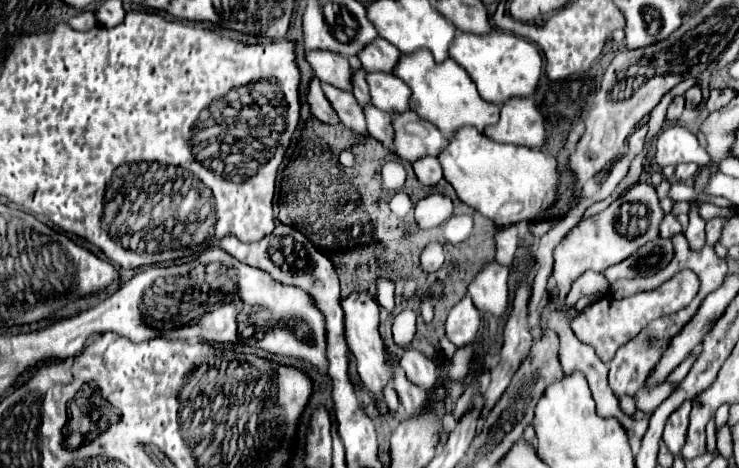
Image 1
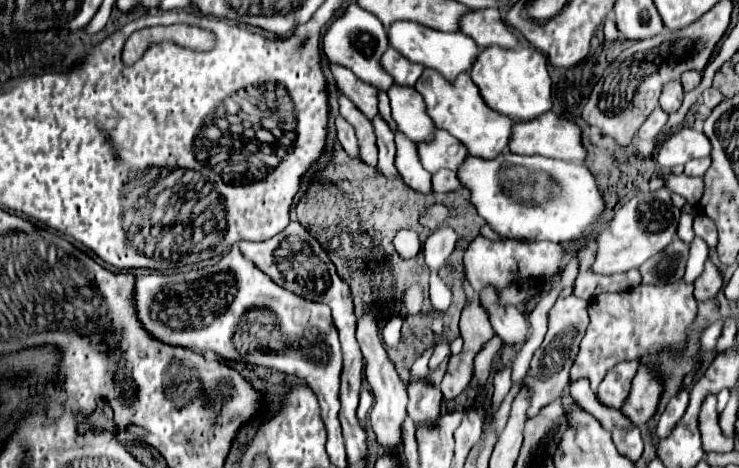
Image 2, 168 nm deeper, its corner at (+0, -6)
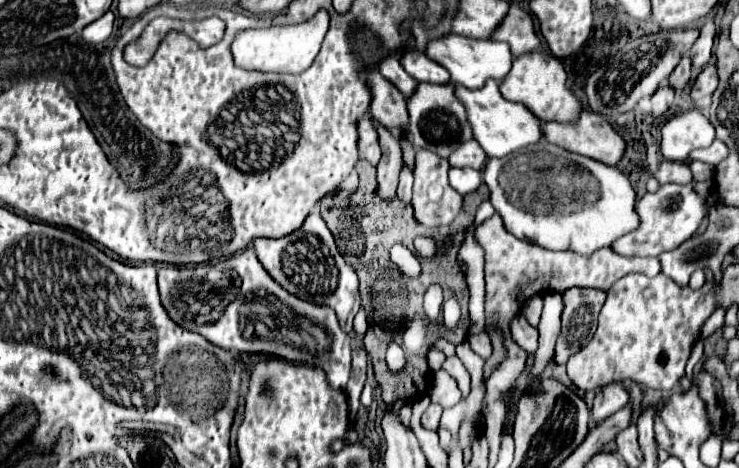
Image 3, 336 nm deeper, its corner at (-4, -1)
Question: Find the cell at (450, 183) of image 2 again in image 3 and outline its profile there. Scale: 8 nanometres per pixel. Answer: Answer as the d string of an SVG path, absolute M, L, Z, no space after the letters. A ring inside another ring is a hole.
M452 167L450 169L450 185L460 193L460 195L468 195L472 191L476 191L482 183L482 173L470 167Z

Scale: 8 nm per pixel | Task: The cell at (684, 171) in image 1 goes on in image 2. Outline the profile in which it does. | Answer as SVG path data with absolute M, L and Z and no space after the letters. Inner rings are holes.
M710 158L690 160L690 162L684 166L684 174L686 174L686 176L704 176L704 172L708 170L708 166L710 166Z

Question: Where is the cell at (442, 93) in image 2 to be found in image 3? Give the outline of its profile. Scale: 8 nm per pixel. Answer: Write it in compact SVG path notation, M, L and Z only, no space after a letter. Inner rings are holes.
M486 81L486 85L476 91L456 85L456 93L458 93L458 99L464 101L468 109L468 119L474 129L474 137L482 145L482 149L486 149L488 157L504 157L512 151L538 143L544 137L542 121L526 105L504 99L496 81Z

